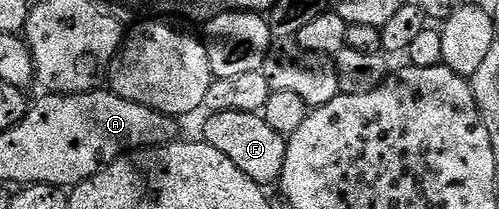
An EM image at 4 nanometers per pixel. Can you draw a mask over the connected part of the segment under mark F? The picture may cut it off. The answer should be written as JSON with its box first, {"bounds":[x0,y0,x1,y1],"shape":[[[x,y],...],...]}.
{"bounds":[200,111,287,189],"shape":[[[224,111],[211,113],[206,119],[200,134],[205,144],[233,160],[234,165],[261,188],[266,189],[268,185],[275,186],[279,182],[286,159],[287,138],[271,130],[260,113]]]}

